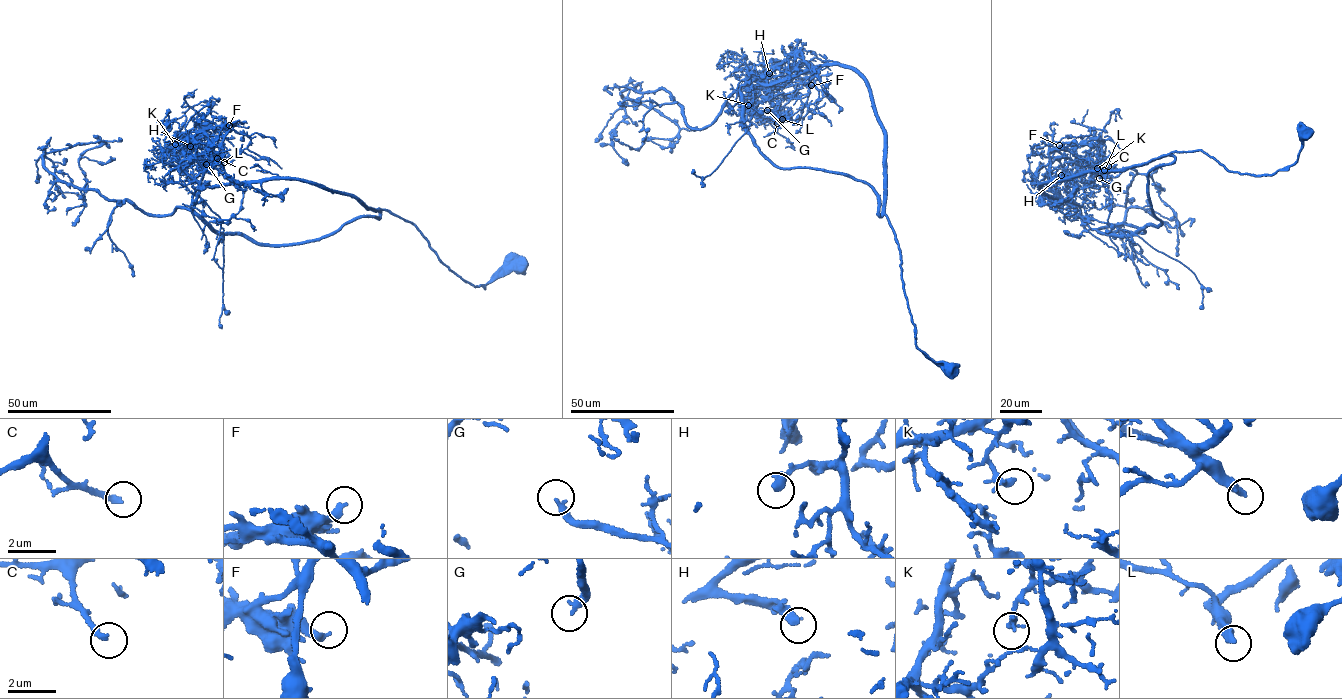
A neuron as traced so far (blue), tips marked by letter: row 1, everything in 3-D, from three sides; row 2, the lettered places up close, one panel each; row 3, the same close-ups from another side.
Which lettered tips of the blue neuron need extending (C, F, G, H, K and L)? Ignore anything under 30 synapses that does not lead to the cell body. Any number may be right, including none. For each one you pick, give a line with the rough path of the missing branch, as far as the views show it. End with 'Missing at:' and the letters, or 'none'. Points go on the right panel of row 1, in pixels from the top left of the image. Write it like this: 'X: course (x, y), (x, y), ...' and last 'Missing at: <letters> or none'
C: course (1108, 166), (1123, 164), (1135, 205)
L: course (1104, 170), (1116, 180), (1121, 199), (1111, 210), (1086, 213)
Missing at: C, H, L

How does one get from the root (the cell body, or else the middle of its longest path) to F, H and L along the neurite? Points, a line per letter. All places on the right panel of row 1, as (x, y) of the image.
F: (1303, 132), (1296, 161), (1272, 174), (1176, 151), (1045, 183), (1045, 204), (1039, 193), (1059, 145)
H: (1303, 132), (1296, 161), (1272, 174), (1230, 172), (1195, 150), (1040, 185), (1080, 206), (1061, 175)
L: (1303, 132), (1296, 161), (1272, 174), (1178, 151), (1040, 189), (1080, 206), (1072, 196), (1086, 154), (1104, 170)

